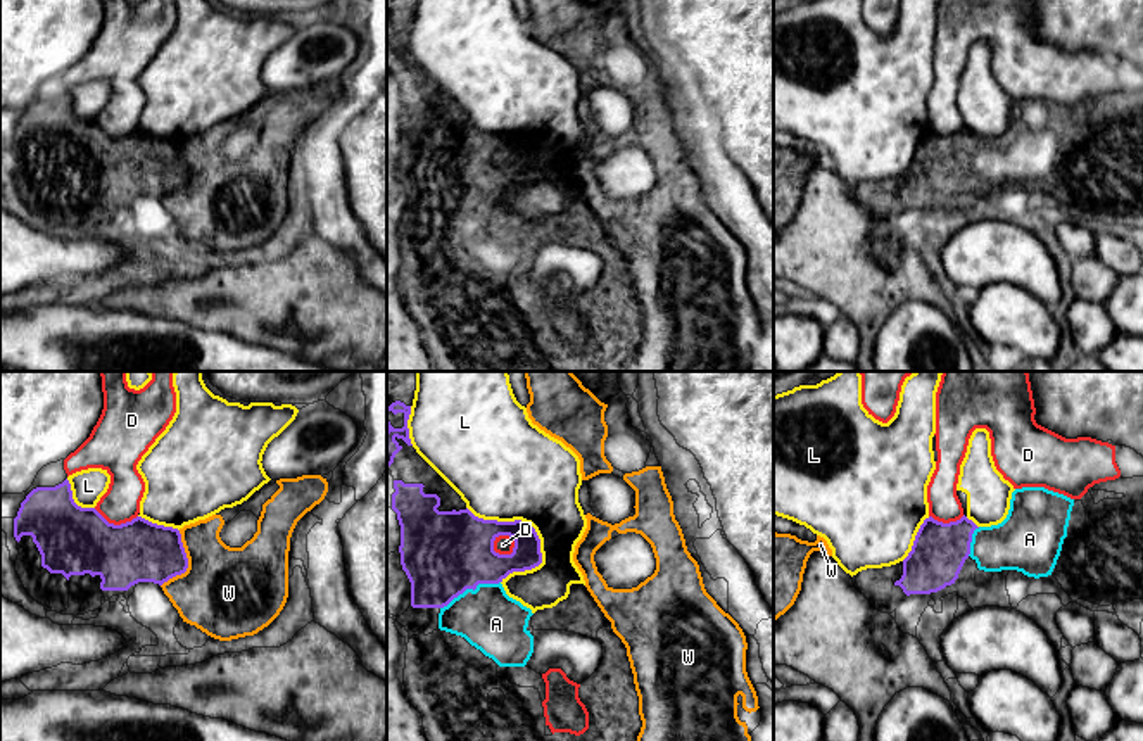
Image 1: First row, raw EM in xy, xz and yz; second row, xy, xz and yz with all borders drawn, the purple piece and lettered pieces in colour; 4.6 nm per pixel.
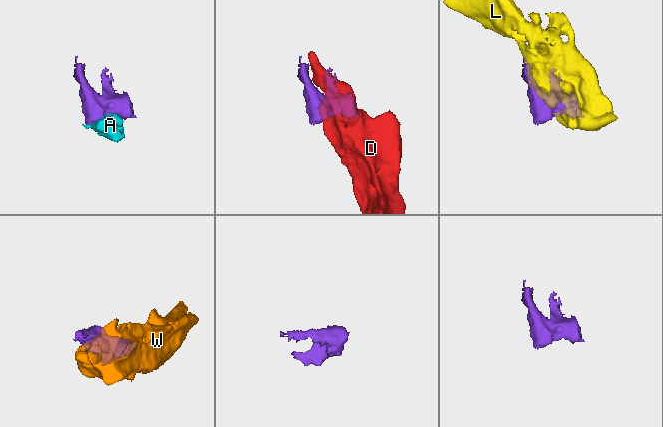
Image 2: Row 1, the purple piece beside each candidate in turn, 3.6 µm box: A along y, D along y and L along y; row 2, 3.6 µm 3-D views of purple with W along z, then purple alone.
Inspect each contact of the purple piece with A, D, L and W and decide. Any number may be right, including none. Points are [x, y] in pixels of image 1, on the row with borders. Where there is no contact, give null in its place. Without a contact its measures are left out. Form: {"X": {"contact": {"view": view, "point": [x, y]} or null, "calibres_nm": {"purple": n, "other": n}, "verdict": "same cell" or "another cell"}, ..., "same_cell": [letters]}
{"A": {"contact": {"view": "xz", "point": [470, 588]}, "calibres_nm": {"purple": 400, "other": 280}, "verdict": "same cell"}, "D": {"contact": {"view": "xz", "point": [506, 555]}, "calibres_nm": {"purple": 380, "other": 90}, "verdict": "another cell"}, "L": {"contact": {"view": "xz", "point": [539, 563]}, "calibres_nm": {"purple": 160, "other": 240}, "verdict": "another cell"}, "W": {"contact": {"view": "xy", "point": [187, 563]}, "calibres_nm": {"purple": 280, "other": 420}, "verdict": "another cell"}, "same_cell": ["A"]}

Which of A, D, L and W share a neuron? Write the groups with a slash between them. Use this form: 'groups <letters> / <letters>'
groups A / D L / W

